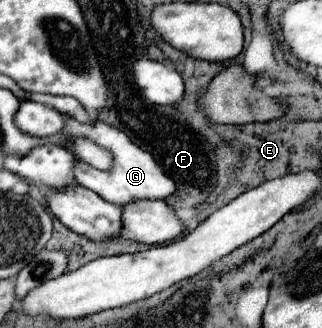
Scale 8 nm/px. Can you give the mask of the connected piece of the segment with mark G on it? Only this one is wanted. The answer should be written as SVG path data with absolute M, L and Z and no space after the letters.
M66 116L66 124L64 130L60 132L60 136L64 138L88 138L94 144L98 144L100 148L106 148L108 152L112 152L114 156L114 164L108 172L96 170L90 164L84 164L82 160L76 158L76 182L84 184L86 188L94 190L98 196L102 196L106 202L112 202L116 206L124 206L128 202L134 200L142 200L142 198L150 198L150 200L164 200L168 196L174 194L176 184L172 182L172 178L168 178L160 166L156 164L156 160L144 152L142 148L138 148L136 144L132 144L132 140L128 140L128 136L124 132L120 132L118 128L112 128L110 124L104 124L102 120L94 120L92 124L80 124L78 120L72 120L72 116Z

